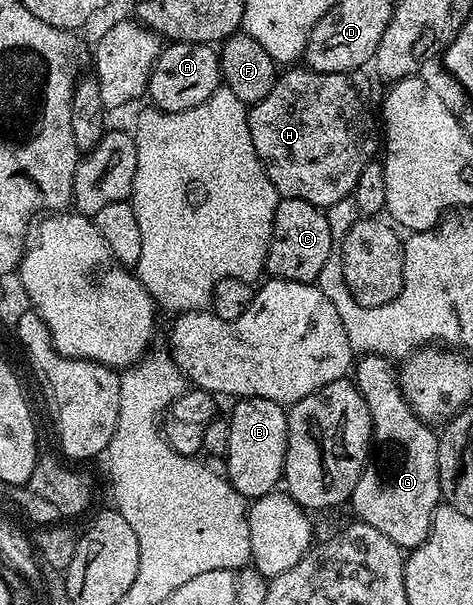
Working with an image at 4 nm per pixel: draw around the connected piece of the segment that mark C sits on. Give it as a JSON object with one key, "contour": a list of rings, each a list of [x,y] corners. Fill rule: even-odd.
{"contour":[[[285,197],[280,200],[274,215],[274,227],[268,254],[264,260],[264,267],[269,278],[278,281],[297,281],[298,283],[316,283],[319,272],[334,257],[334,241],[332,245],[332,225],[328,222],[329,214],[319,209],[317,205],[306,203],[302,199]]]}

